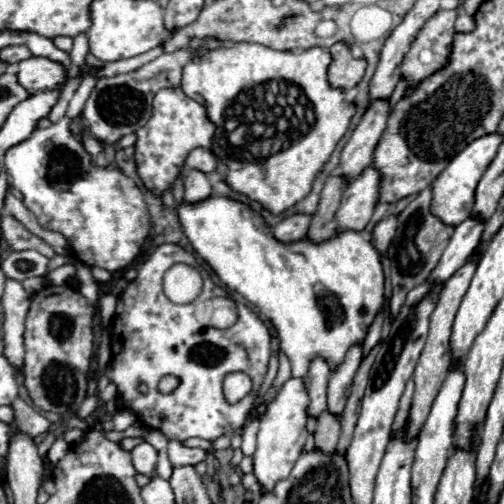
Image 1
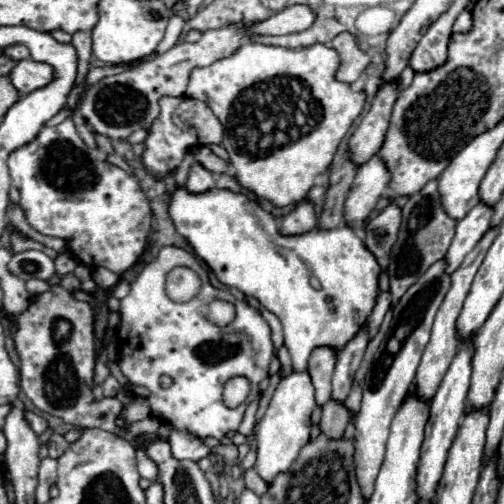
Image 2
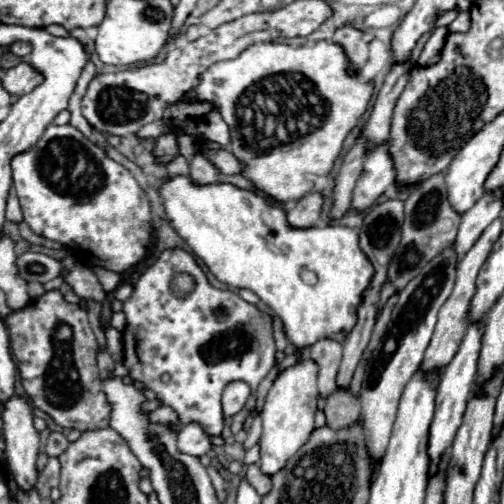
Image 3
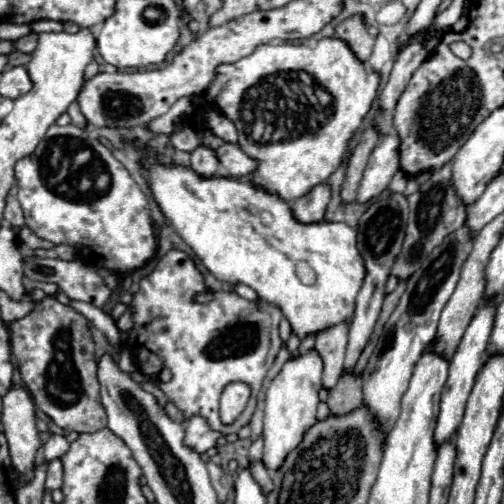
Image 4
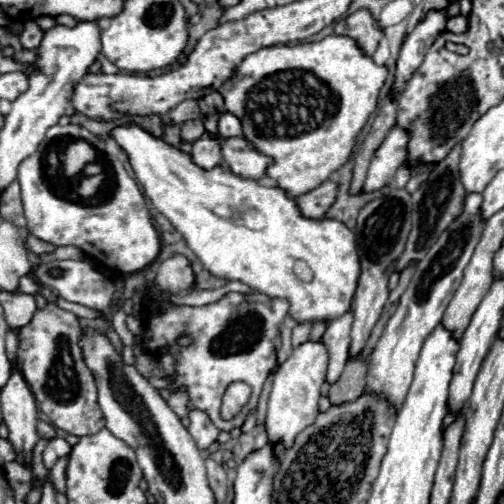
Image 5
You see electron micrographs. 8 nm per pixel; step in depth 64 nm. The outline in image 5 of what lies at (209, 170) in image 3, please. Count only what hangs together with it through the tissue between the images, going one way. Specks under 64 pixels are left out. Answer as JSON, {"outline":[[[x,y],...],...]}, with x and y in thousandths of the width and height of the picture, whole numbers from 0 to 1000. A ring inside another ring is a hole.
{"outline":[[[405,262],[381,290],[381,313],[397,333],[425,333],[440,325],[440,274],[421,274],[413,262]]]}

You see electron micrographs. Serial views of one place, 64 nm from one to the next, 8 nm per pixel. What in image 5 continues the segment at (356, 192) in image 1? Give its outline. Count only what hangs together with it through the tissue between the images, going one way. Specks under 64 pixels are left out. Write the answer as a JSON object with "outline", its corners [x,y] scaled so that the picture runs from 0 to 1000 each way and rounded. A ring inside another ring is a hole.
{"outline":[[[782,250],[734,321],[722,377],[738,381],[774,365],[786,337],[802,329],[806,317],[810,317],[810,262],[802,262],[802,254],[794,250]]]}

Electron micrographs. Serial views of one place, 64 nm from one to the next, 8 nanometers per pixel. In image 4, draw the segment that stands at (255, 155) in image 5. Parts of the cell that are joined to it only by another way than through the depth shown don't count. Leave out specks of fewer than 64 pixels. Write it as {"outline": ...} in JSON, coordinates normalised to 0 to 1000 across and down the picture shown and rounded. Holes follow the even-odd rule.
{"outline":[[[472,282],[464,286],[444,286],[429,298],[429,310],[437,317],[437,325],[456,341],[456,349],[472,353],[472,349],[496,349],[504,345],[504,337],[512,333],[508,317],[500,317],[500,310],[492,310]]]}

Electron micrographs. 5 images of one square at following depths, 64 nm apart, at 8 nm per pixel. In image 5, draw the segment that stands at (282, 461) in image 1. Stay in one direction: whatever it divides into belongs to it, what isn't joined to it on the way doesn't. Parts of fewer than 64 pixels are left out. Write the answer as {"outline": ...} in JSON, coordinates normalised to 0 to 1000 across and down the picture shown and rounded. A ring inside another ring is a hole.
{"outline":[[[607,675],[603,683],[587,687],[575,702],[575,710],[552,730],[552,738],[540,750],[540,778],[536,778],[536,806],[532,806],[532,821],[528,821],[528,853],[532,853],[532,869],[536,873],[556,873],[556,885],[548,889],[548,897],[556,897],[560,889],[575,889],[587,861],[595,861],[607,845],[615,845],[631,821],[631,790],[635,790],[635,766],[647,754],[647,730],[651,730],[651,694],[643,690],[639,679],[619,679]]]}

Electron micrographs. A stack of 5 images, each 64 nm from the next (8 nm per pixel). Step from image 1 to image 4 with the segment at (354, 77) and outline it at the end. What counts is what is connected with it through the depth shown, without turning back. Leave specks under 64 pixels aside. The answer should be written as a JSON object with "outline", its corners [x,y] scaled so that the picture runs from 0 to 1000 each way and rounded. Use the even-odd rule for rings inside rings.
{"outline":[[[698,32],[667,52],[667,75],[690,83],[690,91],[702,99],[702,107],[726,123],[738,107],[746,71],[734,63],[730,48],[722,44],[722,32]]]}

